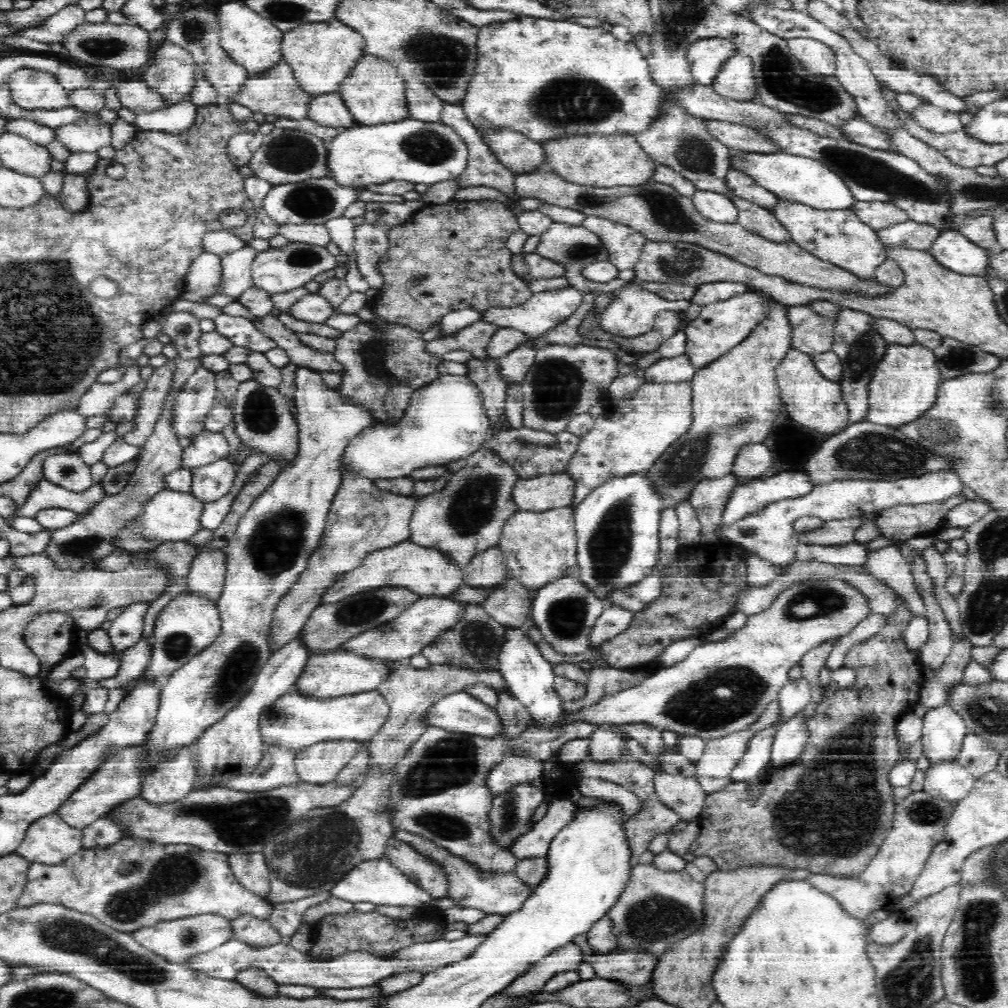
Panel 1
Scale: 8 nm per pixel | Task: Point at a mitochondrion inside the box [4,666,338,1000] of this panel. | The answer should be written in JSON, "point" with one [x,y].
{"point":[63,934]}

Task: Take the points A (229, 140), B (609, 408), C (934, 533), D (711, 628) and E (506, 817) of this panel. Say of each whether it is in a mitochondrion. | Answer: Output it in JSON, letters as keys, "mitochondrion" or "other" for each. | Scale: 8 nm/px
{"A":"other","B":"other","C":"other","D":"other","E":"mitochondrion"}

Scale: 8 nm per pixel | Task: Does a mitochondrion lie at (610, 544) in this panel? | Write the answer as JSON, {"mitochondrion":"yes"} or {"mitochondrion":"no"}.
{"mitochondrion":"yes"}

